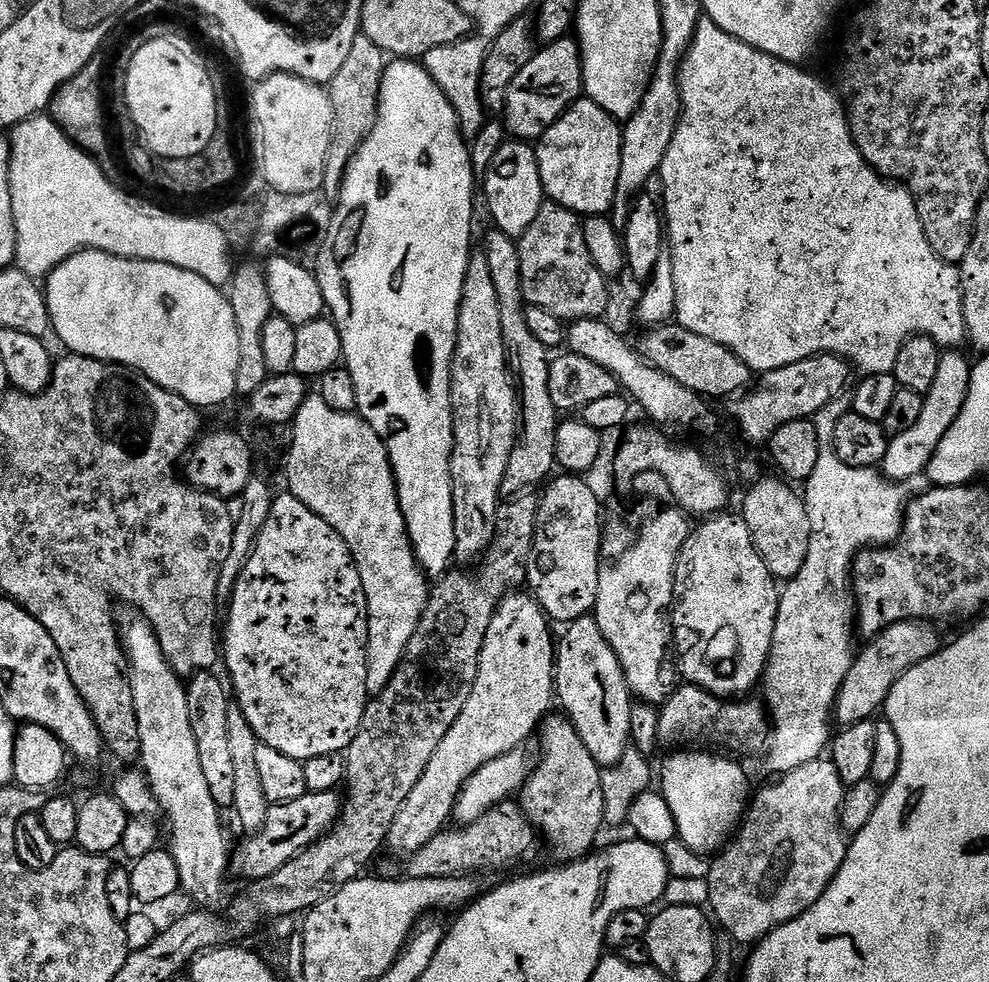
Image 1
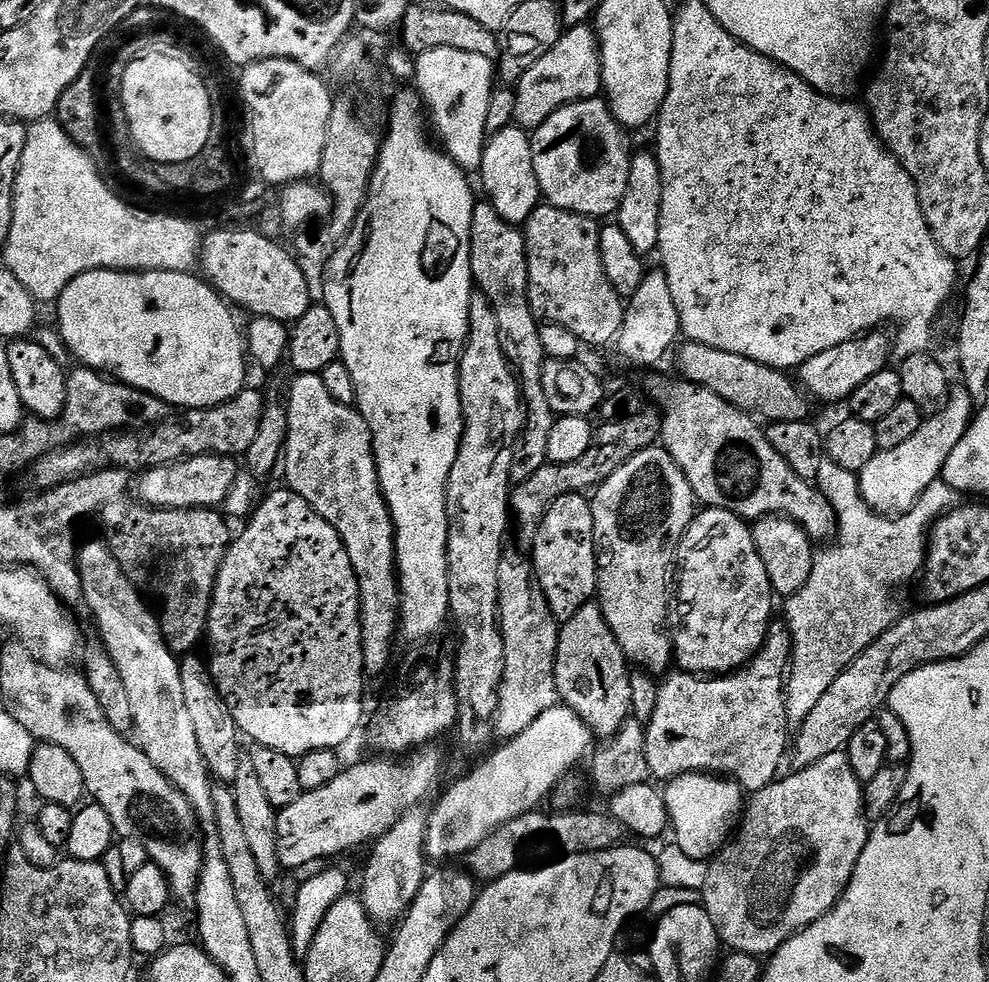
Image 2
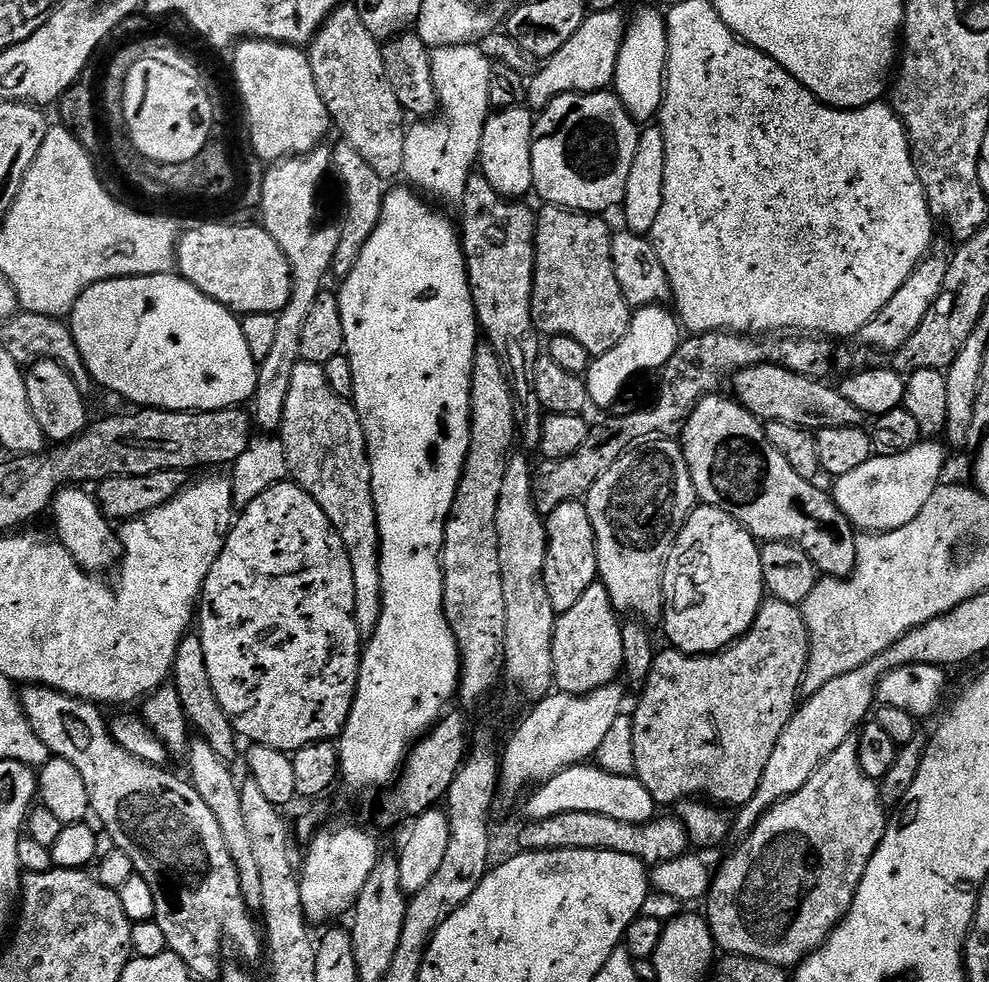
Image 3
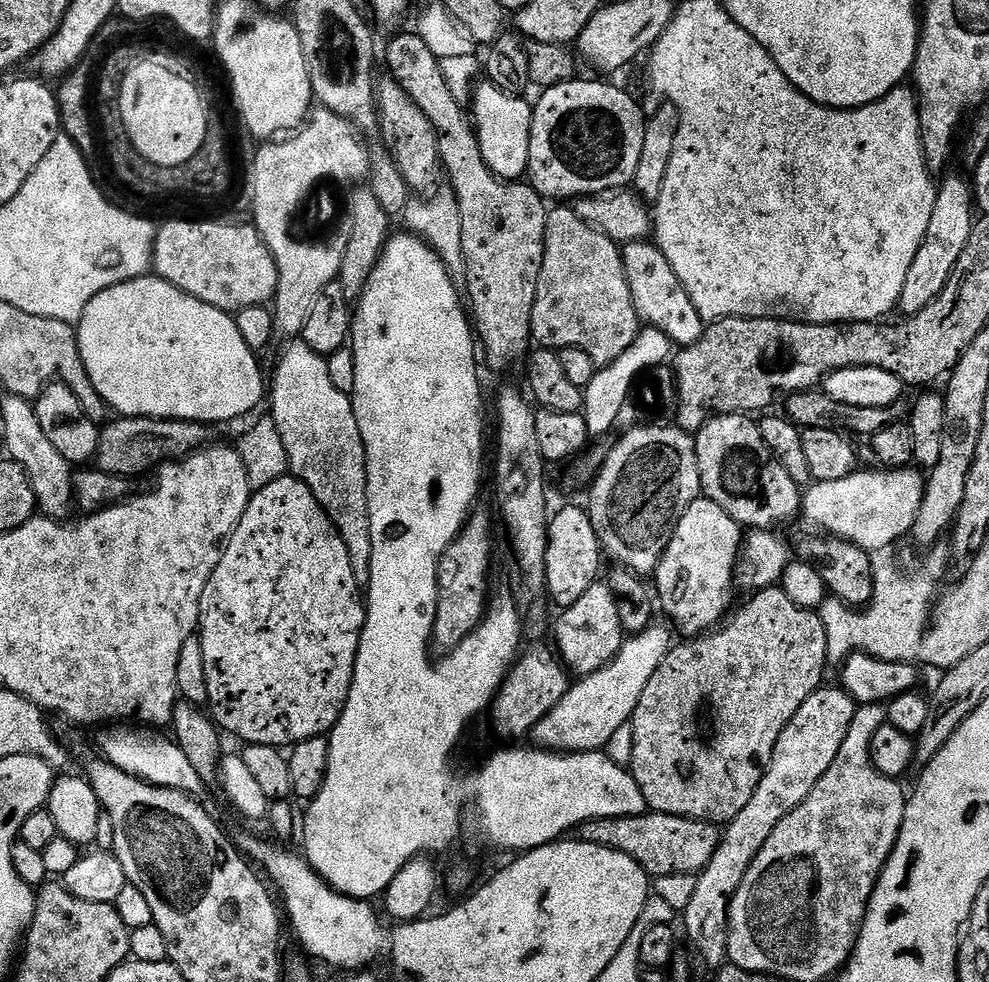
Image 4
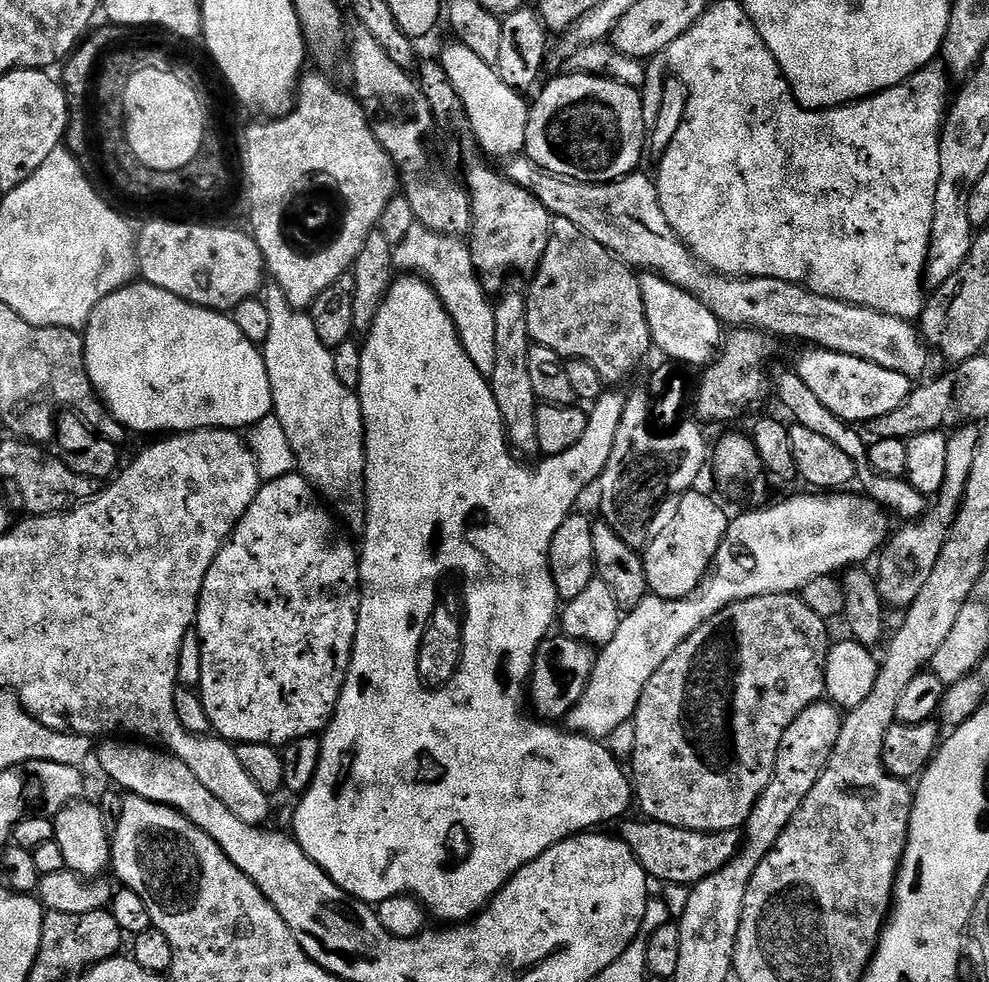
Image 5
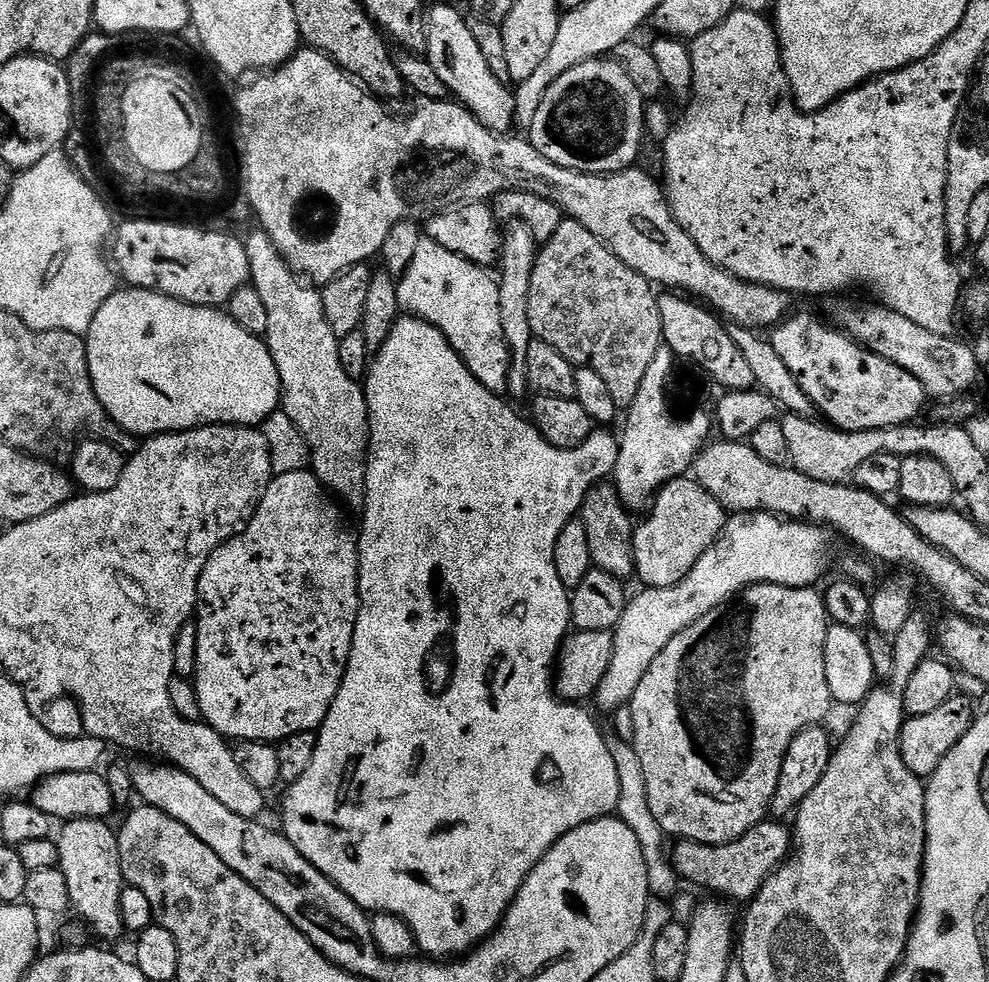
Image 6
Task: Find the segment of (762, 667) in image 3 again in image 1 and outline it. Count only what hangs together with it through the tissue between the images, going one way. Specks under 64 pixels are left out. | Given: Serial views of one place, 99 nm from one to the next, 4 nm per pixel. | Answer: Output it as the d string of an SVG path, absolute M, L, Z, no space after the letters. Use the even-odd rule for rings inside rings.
M685 683L677 687L660 708L660 739L665 745L723 750L736 758L756 756L759 752L761 755L768 746L770 717L765 705L759 699L752 699L721 698L694 684Z

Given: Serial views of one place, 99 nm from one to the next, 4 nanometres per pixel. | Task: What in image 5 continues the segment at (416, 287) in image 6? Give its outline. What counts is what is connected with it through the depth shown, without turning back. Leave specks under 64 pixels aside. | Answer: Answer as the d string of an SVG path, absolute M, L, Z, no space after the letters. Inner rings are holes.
M416 223L410 234L406 234L406 238L393 247L392 267L401 273L419 276L435 290L458 330L470 362L474 362L483 376L491 377L495 357L494 304L480 283L480 277L476 275L467 243L459 235L438 234Z

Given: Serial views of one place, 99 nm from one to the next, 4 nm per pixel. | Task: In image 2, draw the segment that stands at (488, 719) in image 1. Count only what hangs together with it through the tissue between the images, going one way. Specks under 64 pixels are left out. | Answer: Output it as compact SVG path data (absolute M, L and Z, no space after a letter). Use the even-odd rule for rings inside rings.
M505 551L498 566L498 606L504 643L504 673L496 713L492 719L492 730L497 737L500 736L501 741L512 740L522 734L522 730L526 730L534 718L546 714L546 710L557 707L558 704L556 651L561 625L550 610L536 580L531 559L516 552ZM423 807L412 808L386 835L371 845L372 853L364 864L364 881L358 895L366 914L377 925L395 925L414 902L426 875L424 831L428 825L428 812Z

